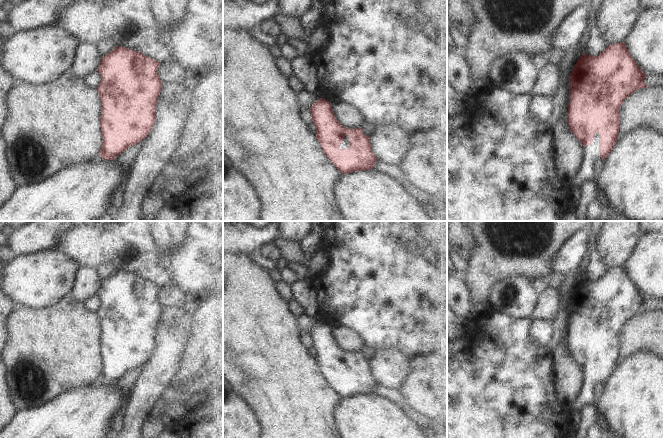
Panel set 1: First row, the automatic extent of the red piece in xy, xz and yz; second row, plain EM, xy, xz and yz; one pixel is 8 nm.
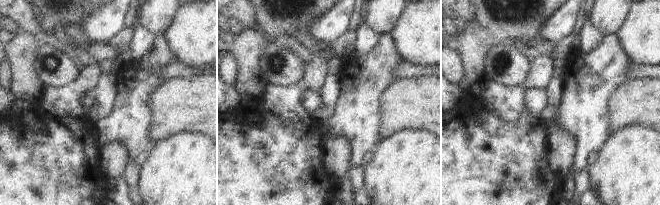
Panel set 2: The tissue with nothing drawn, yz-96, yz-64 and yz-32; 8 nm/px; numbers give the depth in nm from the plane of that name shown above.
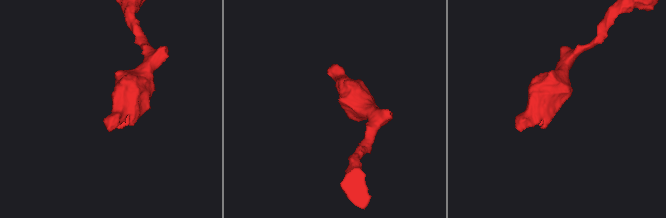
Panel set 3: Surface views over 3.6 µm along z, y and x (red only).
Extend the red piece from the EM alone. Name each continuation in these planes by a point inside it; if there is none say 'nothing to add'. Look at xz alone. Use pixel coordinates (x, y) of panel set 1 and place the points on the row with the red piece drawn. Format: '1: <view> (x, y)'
1: xz (345, 144)

